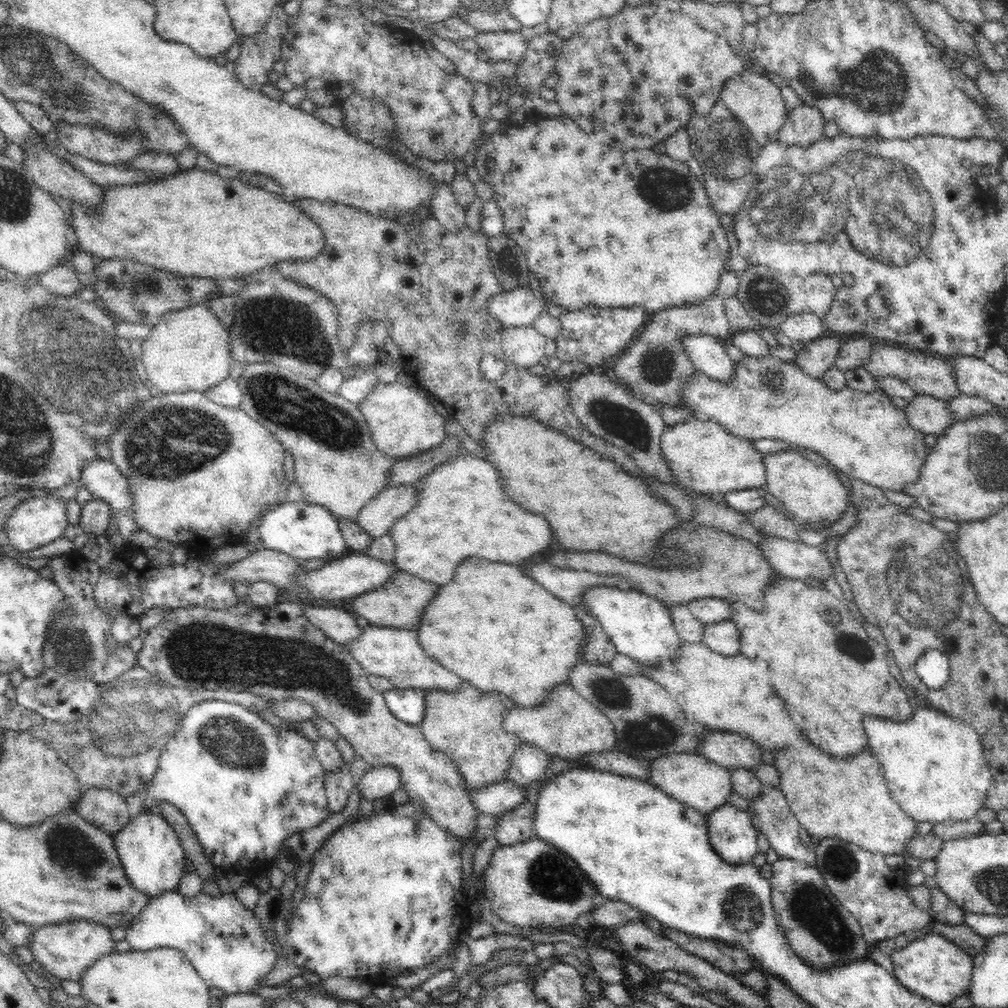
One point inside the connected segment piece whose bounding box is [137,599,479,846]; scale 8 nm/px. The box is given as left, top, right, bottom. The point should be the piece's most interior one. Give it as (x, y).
(275, 651)

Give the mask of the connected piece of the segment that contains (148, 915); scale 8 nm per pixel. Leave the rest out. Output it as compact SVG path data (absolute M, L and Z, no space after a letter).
M174 890L152 897L125 930L125 939L137 951L157 948L182 951L209 987L220 989L227 995L250 993L272 970L277 959L274 945L266 940L258 918L256 926L248 922L252 918L256 918L252 910L246 910L238 897L232 898L232 894L222 894L218 898L203 893L186 897Z

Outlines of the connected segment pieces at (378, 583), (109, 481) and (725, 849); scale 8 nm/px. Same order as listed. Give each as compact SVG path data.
M350 552L340 559L328 560L318 570L300 574L298 587L308 591L307 594L311 594L311 598L316 598L318 601L337 602L338 600L350 600L359 594L375 591L376 588L383 587L384 584L390 582L392 576L396 576L398 572L400 572L398 565L394 564L393 561L384 563L370 556Z
M108 459L91 460L81 472L78 484L93 492L94 499L109 503L118 521L119 534L130 543L134 532L140 531L132 509L133 496L129 493L127 478Z
M726 803L722 807L707 813L707 837L710 840L711 847L715 849L716 854L732 865L750 864L753 856L759 852L756 838L758 832L755 825L752 824L751 816L746 812Z

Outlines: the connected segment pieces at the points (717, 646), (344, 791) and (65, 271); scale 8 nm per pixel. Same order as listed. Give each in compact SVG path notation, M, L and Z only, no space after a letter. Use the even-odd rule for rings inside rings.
M722 621L704 627L702 644L721 656L740 654L740 631L731 621Z
M348 767L336 768L334 771L325 771L323 774L325 792L331 812L340 812L352 794L354 778Z
M56 265L43 272L38 278L38 284L55 295L70 296L86 293L85 287L78 280L77 272L65 265Z

